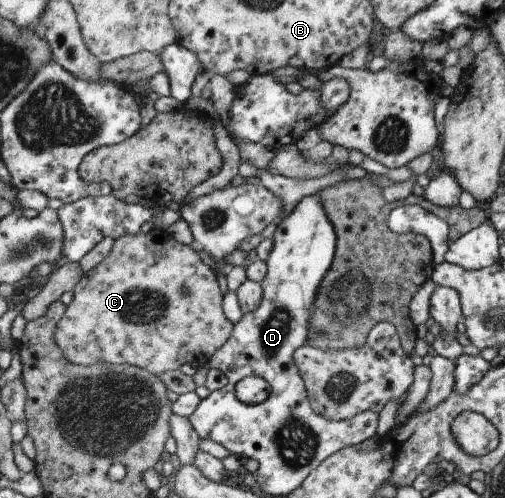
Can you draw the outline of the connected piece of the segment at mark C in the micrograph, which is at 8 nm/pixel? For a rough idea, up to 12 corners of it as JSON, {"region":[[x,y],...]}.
{"region":[[117,237],[53,341],[73,365],[201,368],[231,335],[214,271]]}

